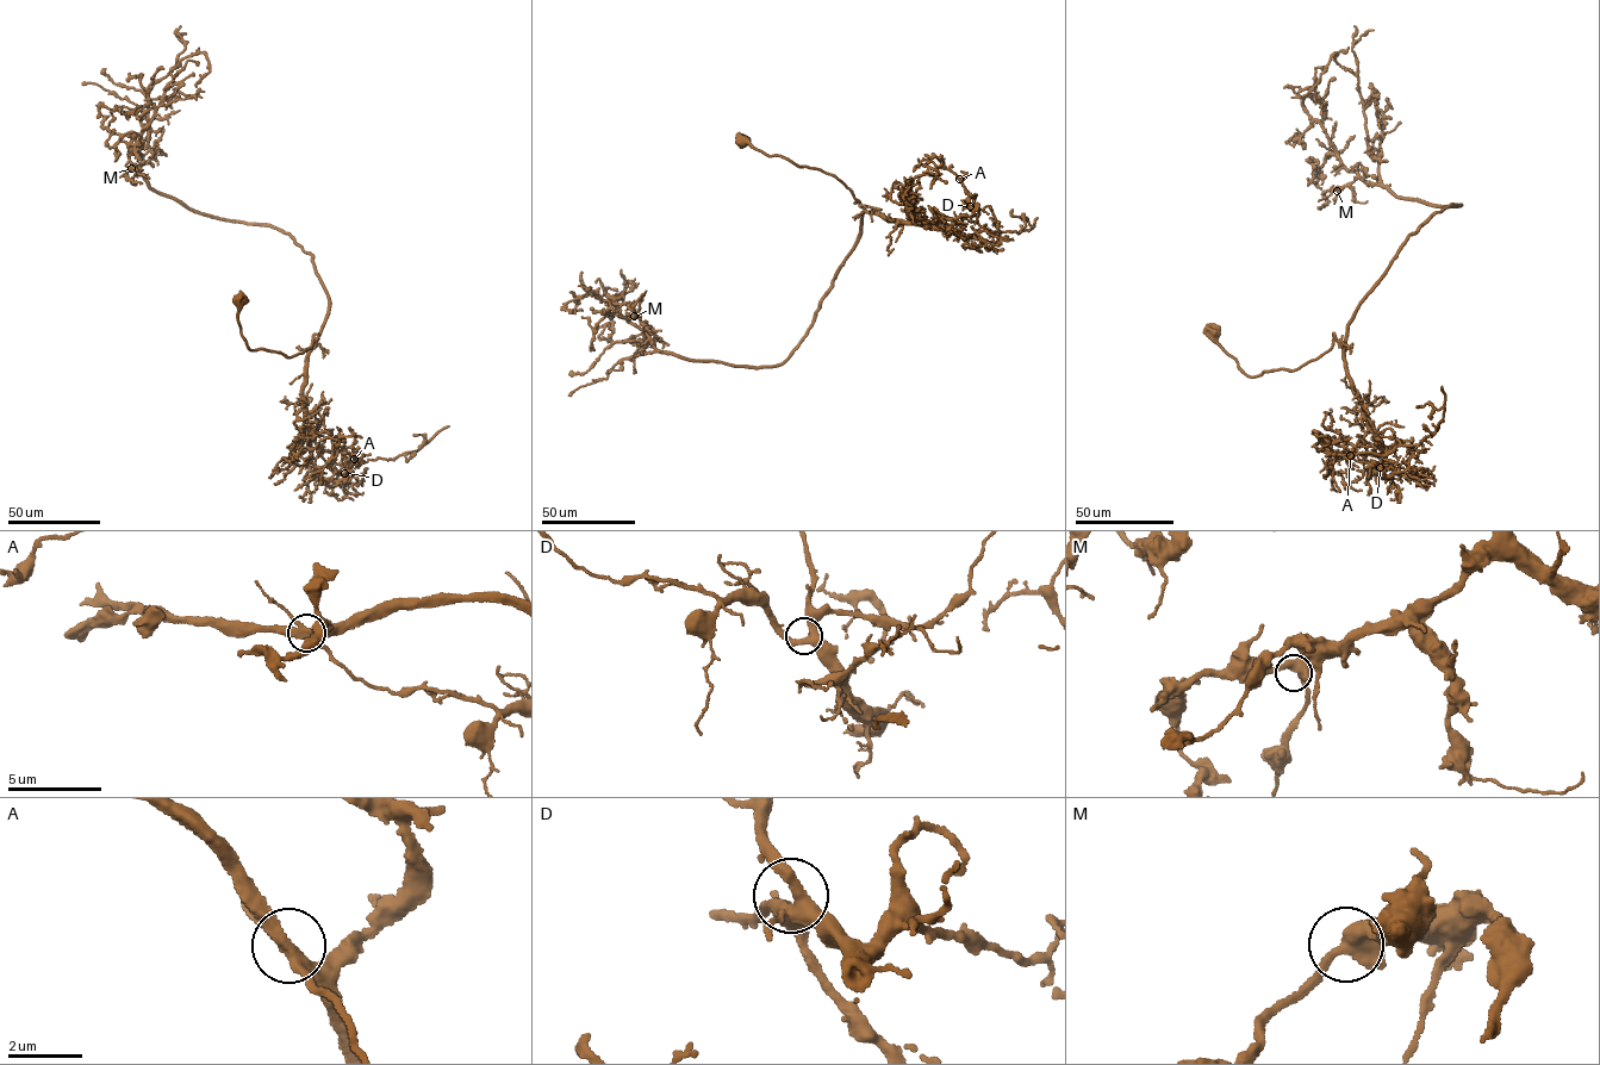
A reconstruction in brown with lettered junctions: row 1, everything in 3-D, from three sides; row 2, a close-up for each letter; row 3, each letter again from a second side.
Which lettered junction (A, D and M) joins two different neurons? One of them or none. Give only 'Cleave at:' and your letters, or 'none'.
Cleave at: A

